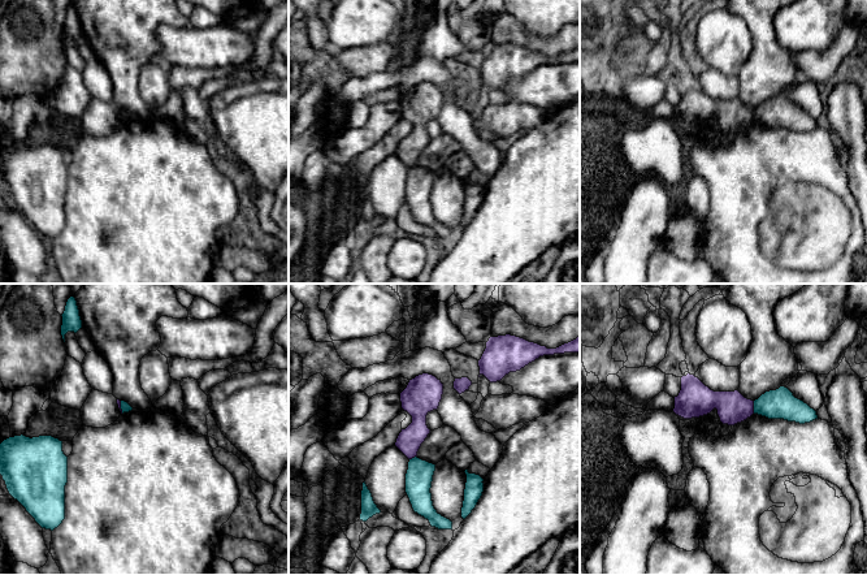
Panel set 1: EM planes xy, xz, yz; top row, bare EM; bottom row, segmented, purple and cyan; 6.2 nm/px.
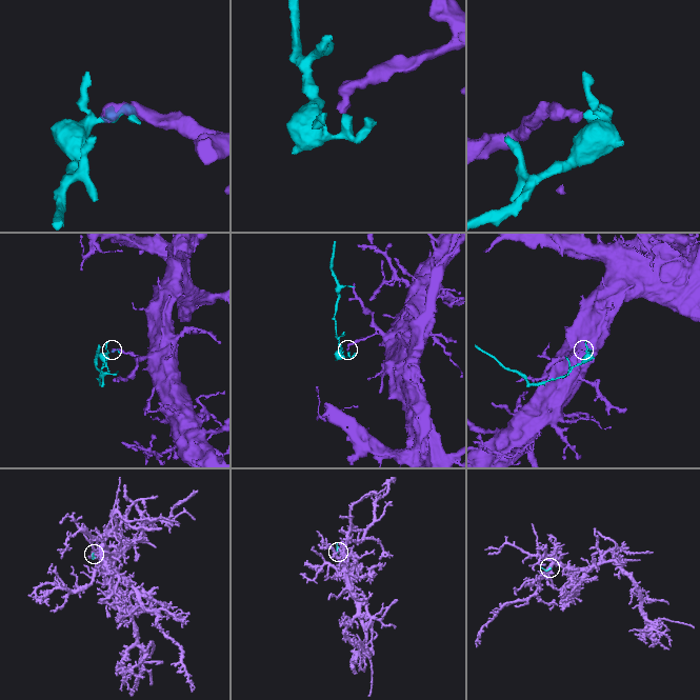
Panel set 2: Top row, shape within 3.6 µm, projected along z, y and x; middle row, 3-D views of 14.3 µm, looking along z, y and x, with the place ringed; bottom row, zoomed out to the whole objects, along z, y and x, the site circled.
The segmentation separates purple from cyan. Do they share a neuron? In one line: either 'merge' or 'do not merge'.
do not merge

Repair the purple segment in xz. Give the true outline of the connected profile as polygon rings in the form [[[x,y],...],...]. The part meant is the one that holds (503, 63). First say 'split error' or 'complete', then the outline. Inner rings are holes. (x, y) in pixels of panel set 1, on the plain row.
complete; [[[511,43],[490,46],[478,69],[480,83],[484,83],[490,91],[497,91],[539,65],[564,61],[580,61],[580,46],[556,57],[547,57]]]

